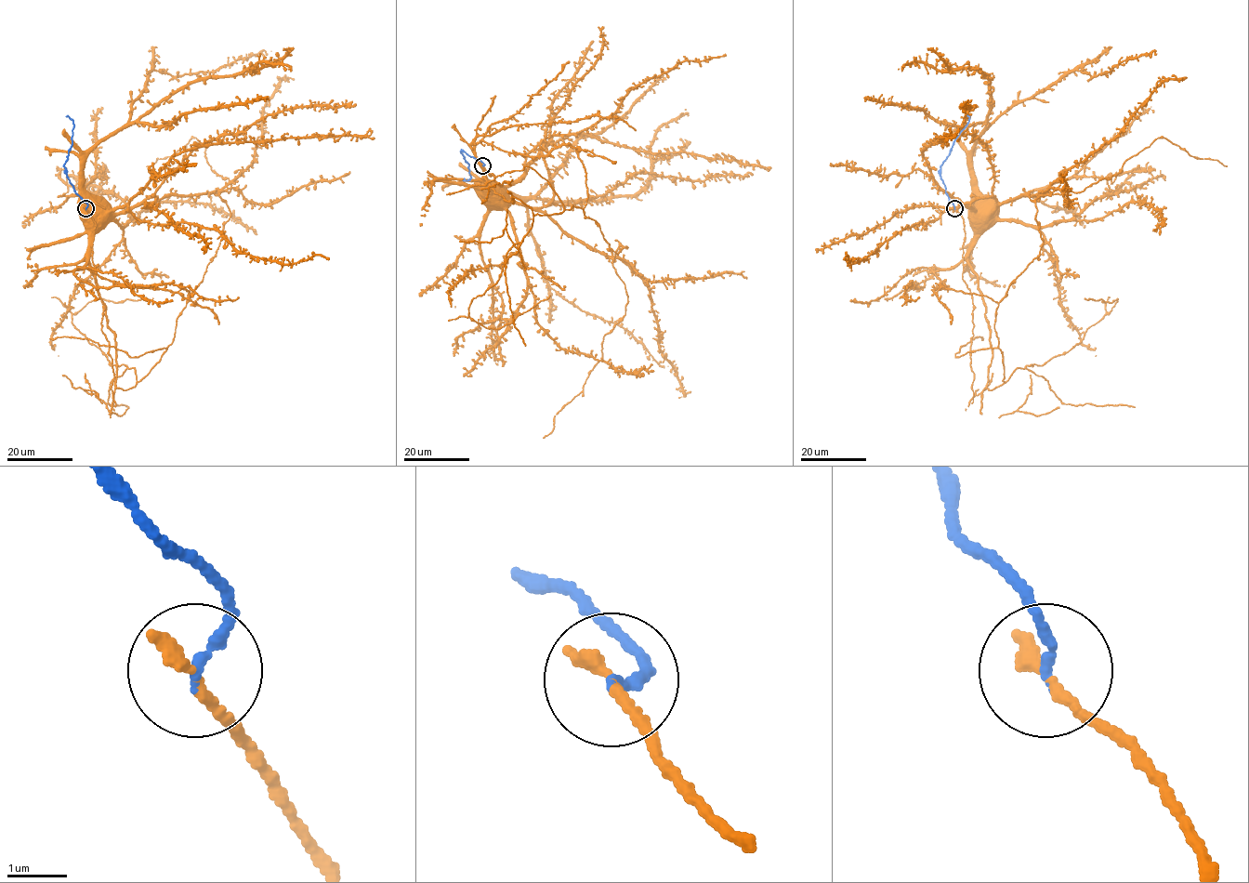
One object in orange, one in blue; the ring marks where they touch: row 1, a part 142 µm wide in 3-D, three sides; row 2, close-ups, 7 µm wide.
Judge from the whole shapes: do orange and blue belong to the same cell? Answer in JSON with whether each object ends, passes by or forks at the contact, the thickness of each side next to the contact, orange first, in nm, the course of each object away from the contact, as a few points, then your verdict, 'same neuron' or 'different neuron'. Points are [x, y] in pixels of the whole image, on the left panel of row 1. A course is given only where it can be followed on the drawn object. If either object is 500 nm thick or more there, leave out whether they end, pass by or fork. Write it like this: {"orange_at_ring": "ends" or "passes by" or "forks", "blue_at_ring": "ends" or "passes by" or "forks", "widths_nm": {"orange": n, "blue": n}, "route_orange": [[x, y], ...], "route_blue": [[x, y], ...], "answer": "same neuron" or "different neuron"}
{"orange_at_ring": "ends", "blue_at_ring": "ends", "widths_nm": {"orange": 280, "blue": 170}, "route_orange": [[85, 209], [96, 226], [92, 258], [89, 258], [91, 211], [88, 210]], "route_blue": [[85, 208], [87, 204], [75, 191], [63, 164], [72, 142], [73, 125], [67, 115]], "answer": "different neuron"}

